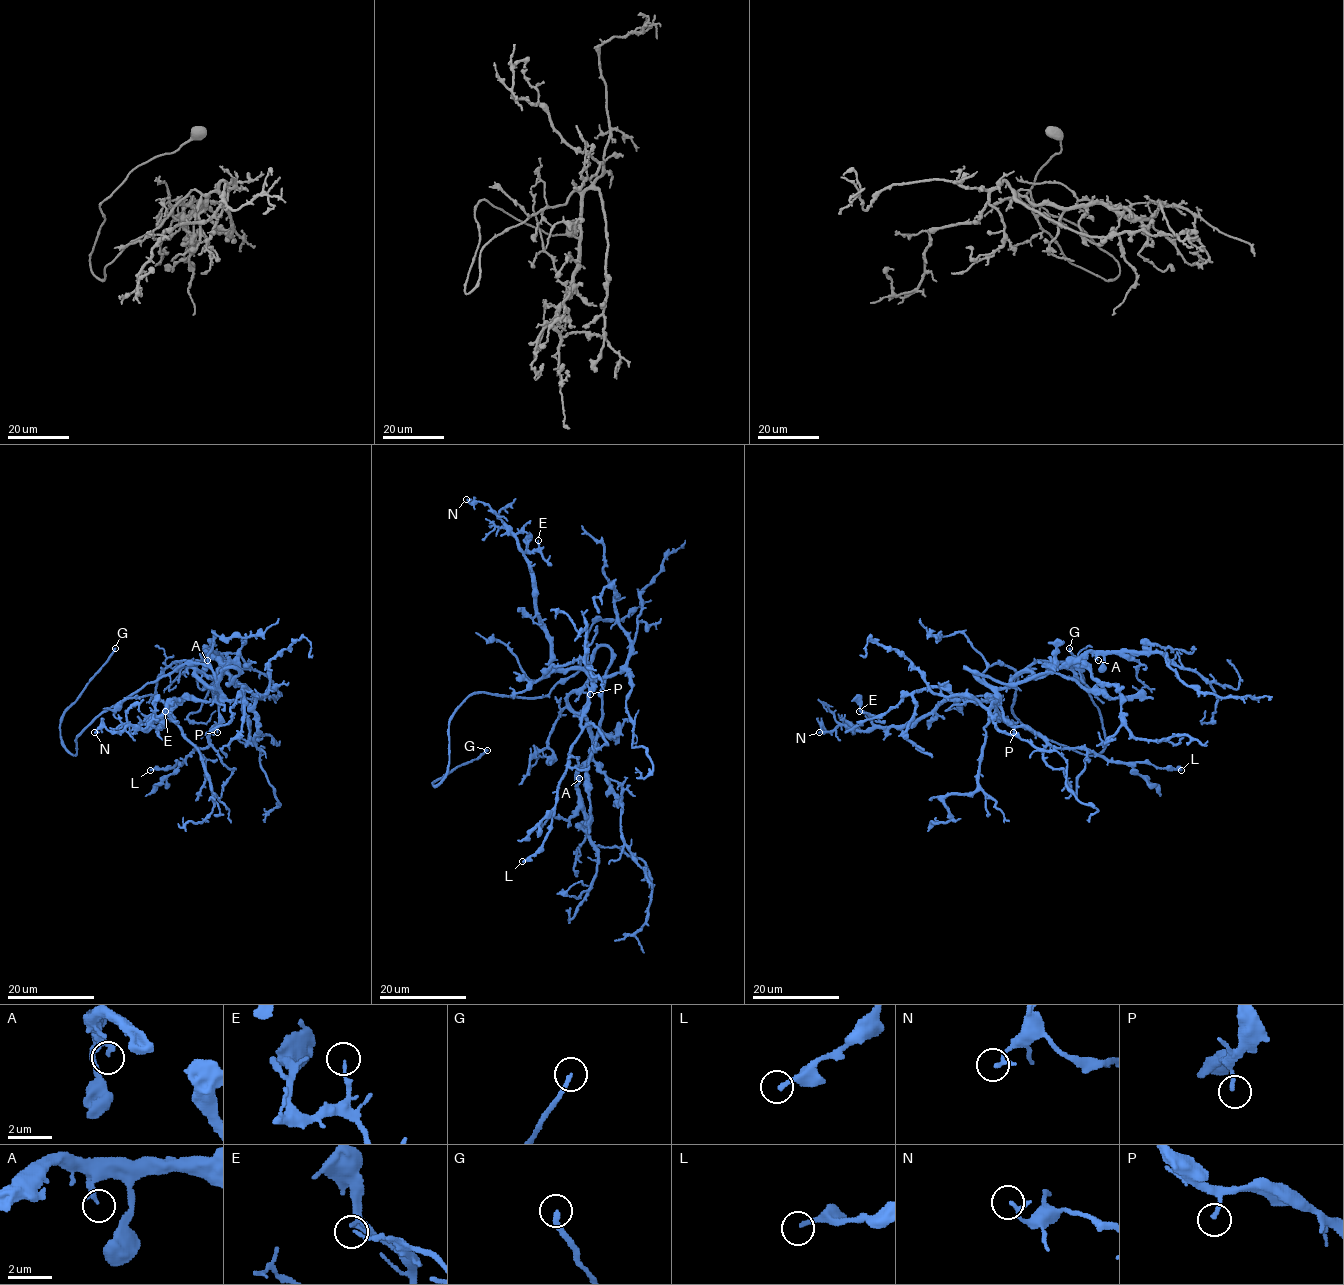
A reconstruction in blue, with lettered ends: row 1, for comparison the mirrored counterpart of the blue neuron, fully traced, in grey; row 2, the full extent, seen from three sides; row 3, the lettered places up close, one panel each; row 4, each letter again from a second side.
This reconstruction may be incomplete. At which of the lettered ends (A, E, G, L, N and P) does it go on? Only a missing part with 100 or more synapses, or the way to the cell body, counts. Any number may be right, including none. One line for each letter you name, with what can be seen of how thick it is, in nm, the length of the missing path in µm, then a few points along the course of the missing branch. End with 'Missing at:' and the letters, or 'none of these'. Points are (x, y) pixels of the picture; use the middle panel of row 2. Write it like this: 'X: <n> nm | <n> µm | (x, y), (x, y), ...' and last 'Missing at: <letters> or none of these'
G: 200 nm | 30 µm | (487, 750), (508, 732), (521, 727), (553, 732), (566, 739), (571, 747)
Missing at: G

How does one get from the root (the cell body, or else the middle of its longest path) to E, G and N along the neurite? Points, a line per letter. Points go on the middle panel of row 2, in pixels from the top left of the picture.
E: (587, 662), (592, 680), (582, 670), (551, 665), (551, 637), (536, 611), (524, 555), (538, 540)
G: (587, 662), (541, 697), (472, 693), (449, 721), (447, 775), (440, 784), (433, 785), (487, 750)
N: (587, 662), (592, 680), (579, 669), (552, 668), (530, 562), (487, 505), (466, 499)

